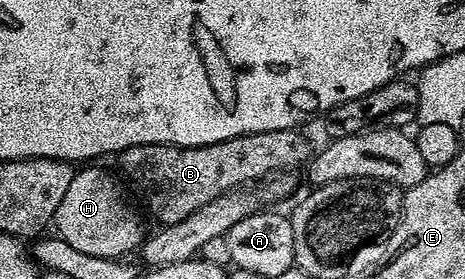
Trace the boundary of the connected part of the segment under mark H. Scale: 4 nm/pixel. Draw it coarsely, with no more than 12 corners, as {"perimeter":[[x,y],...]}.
{"perimeter":[[76,170],[53,227],[89,257],[138,252],[143,223],[110,170]]}

